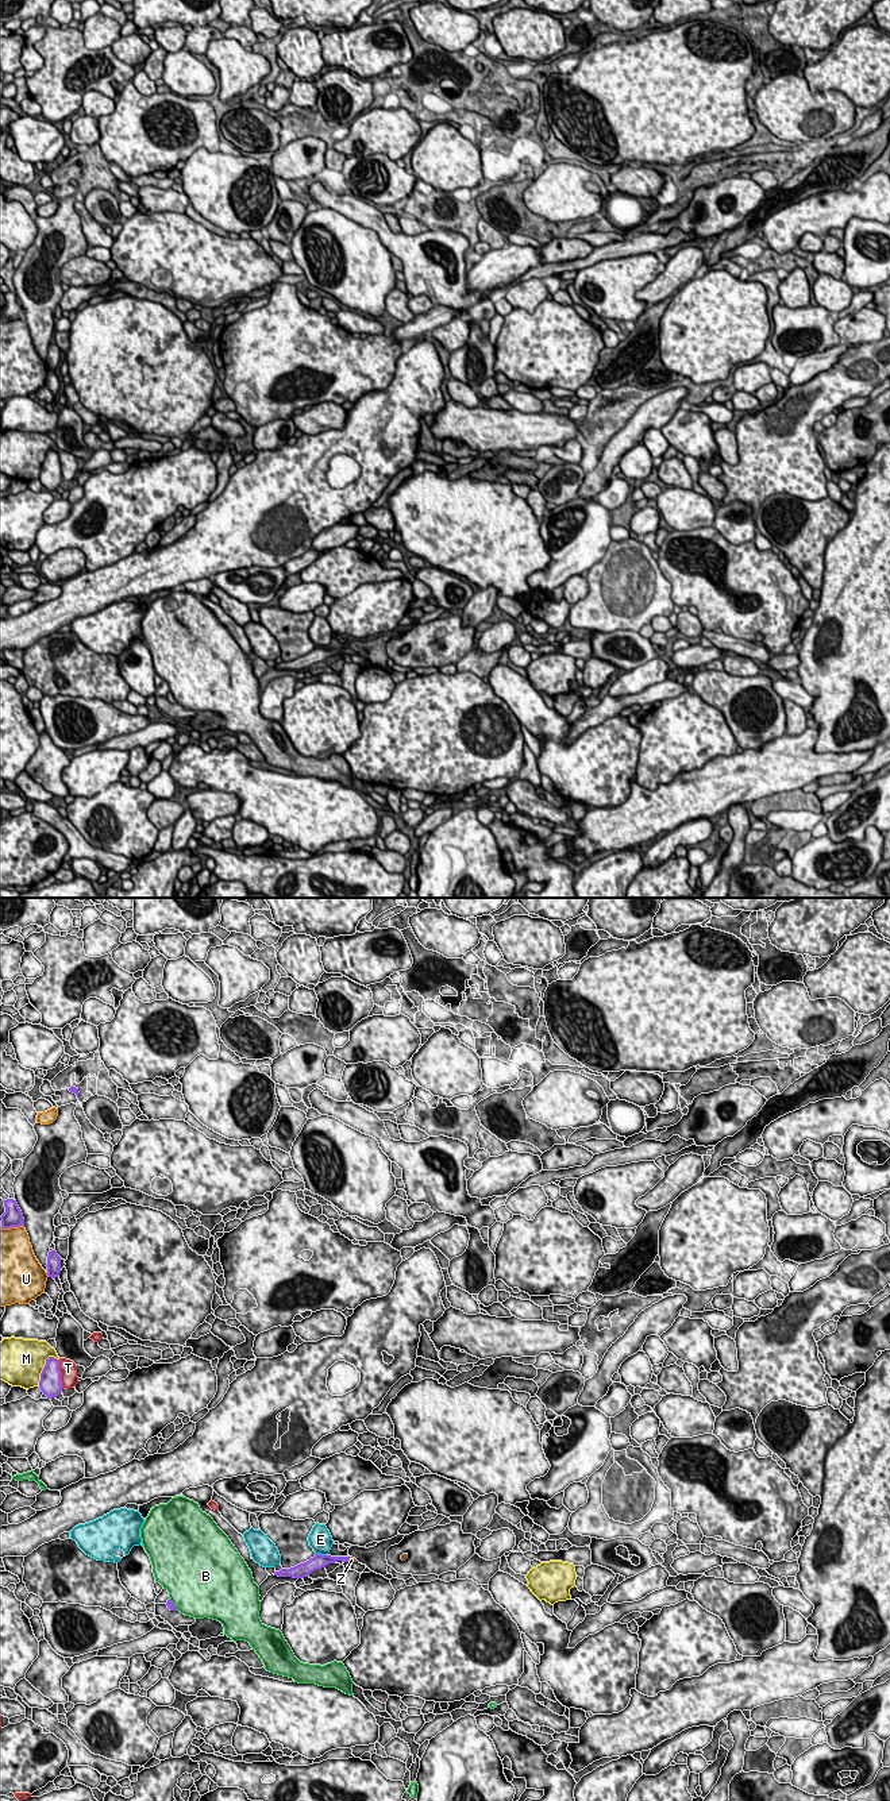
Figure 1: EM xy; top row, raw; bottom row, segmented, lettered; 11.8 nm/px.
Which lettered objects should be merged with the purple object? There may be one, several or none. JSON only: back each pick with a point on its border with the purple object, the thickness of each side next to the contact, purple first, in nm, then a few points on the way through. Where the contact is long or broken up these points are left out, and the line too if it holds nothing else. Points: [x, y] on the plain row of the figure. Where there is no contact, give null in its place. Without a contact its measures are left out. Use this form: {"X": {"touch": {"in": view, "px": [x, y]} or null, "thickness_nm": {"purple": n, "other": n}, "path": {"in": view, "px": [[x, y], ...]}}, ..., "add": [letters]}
{"Z": {"touch": {"in": "xy", "px": [349, 652]}, "thickness_nm": {"purple": 100, "other": 60}, "path": {"in": "xy", "px": [[328, 652], [349, 652], [351, 652]]}}, "add": ["Z"]}

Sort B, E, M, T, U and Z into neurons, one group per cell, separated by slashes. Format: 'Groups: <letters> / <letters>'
Groups: B / E / M / T / U / Z

